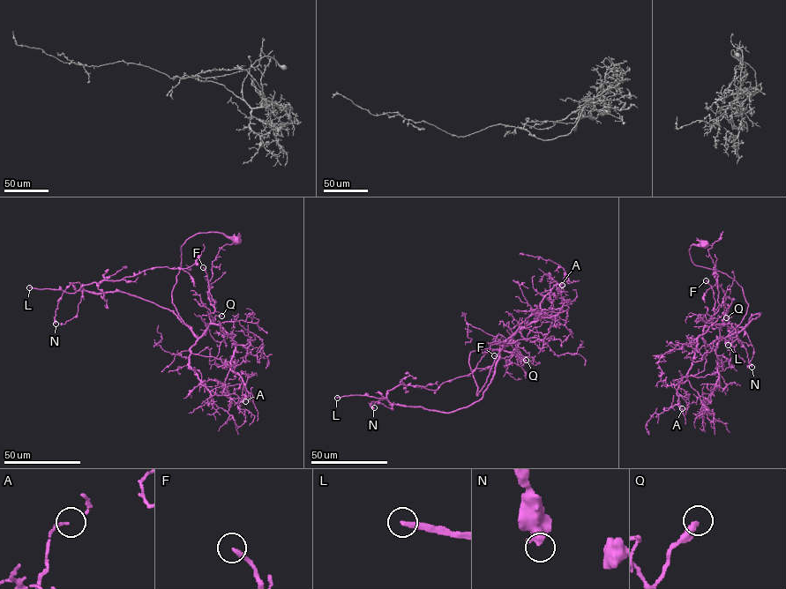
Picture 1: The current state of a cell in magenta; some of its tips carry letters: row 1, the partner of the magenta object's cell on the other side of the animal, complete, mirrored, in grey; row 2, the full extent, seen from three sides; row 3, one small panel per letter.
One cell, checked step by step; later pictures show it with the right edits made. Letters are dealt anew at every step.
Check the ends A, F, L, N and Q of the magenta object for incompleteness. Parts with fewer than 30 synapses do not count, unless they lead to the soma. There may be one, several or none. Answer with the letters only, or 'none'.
L

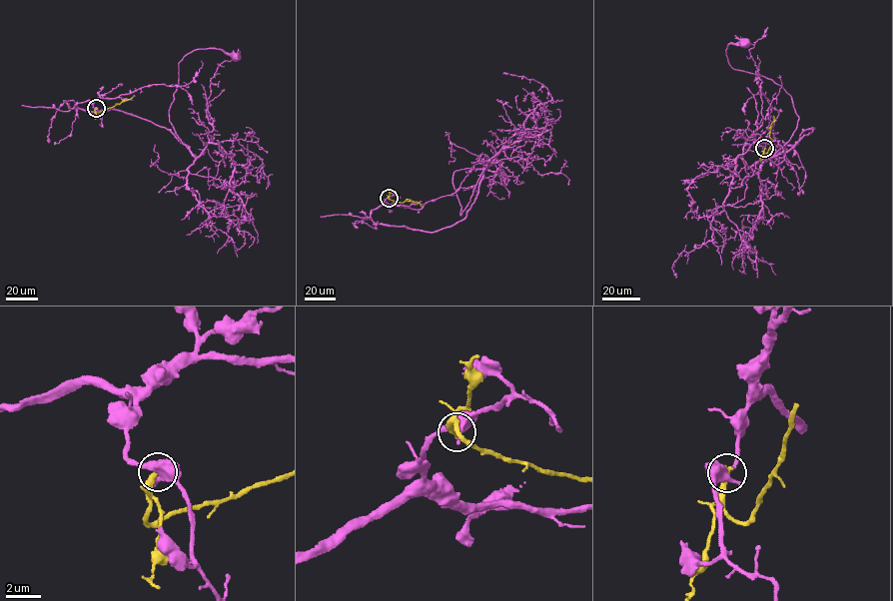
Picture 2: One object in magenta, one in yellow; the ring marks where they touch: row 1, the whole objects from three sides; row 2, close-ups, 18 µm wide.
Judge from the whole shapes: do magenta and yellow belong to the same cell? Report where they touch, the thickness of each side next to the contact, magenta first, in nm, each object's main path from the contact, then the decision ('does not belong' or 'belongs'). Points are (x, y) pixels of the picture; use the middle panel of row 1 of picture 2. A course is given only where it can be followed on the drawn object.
at (389, 198); 550 nm thick on the magenta side, 340 nm on the other; magenta runs (388, 198), (372, 211), (374, 222), (437, 232), (464, 218), (482, 173), (460, 216), (453, 173), (502, 177); yellow runs (388, 198), (423, 204); does not belong

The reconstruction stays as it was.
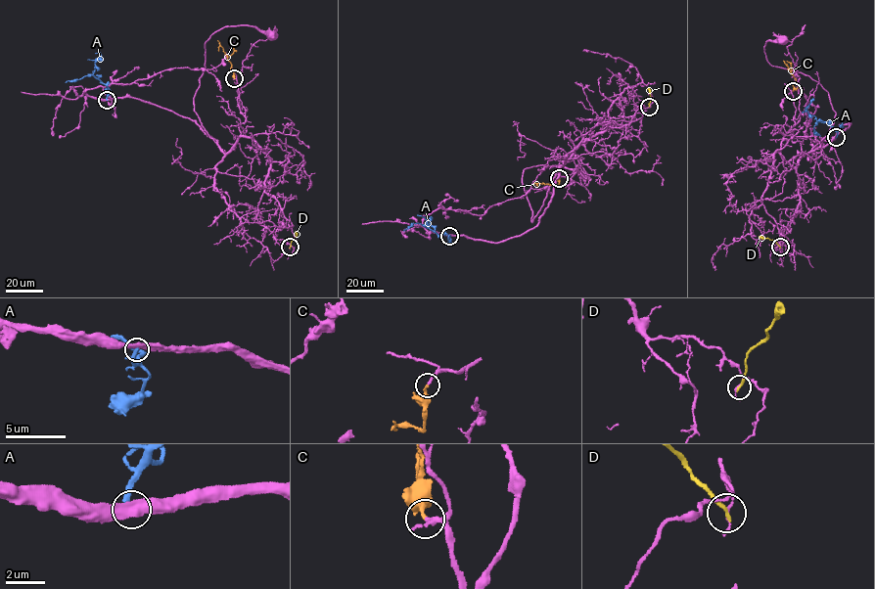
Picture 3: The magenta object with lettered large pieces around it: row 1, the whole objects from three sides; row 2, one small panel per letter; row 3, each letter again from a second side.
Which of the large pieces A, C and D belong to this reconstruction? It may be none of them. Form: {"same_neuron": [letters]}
{"same_neuron": ["C"]}

